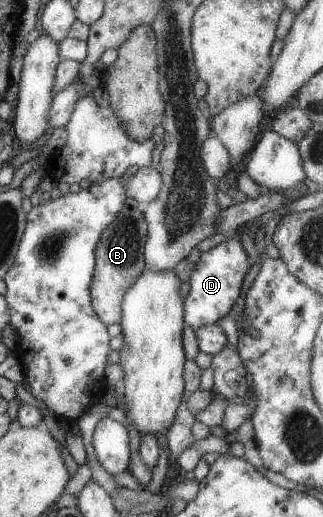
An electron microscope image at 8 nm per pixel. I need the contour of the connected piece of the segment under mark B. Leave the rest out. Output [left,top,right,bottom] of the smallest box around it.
[89,198,146,327]

